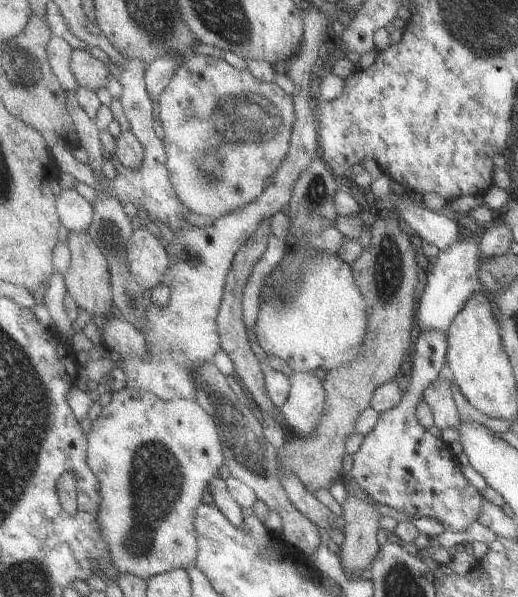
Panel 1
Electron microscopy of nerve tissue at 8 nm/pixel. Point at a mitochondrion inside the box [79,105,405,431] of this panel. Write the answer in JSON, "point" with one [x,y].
{"point":[388,263]}

